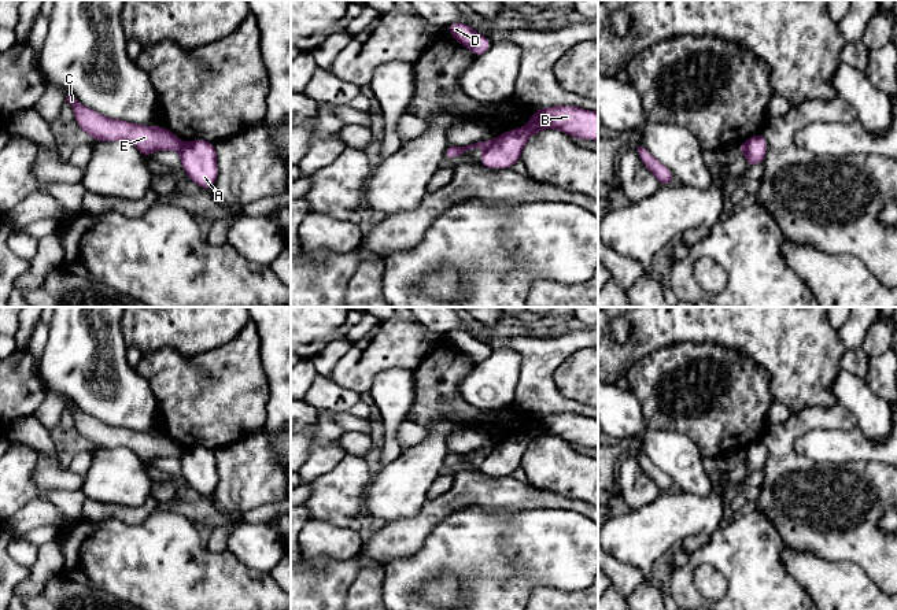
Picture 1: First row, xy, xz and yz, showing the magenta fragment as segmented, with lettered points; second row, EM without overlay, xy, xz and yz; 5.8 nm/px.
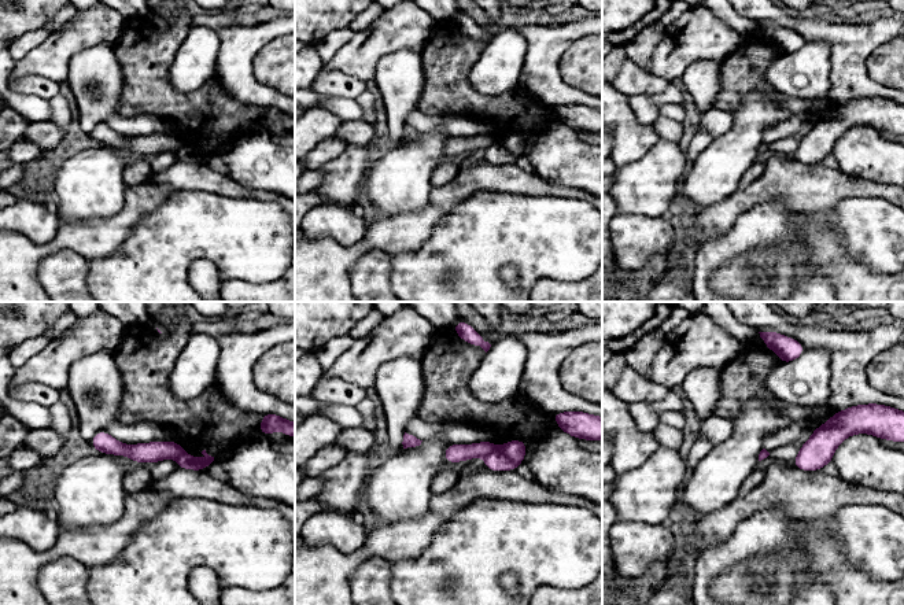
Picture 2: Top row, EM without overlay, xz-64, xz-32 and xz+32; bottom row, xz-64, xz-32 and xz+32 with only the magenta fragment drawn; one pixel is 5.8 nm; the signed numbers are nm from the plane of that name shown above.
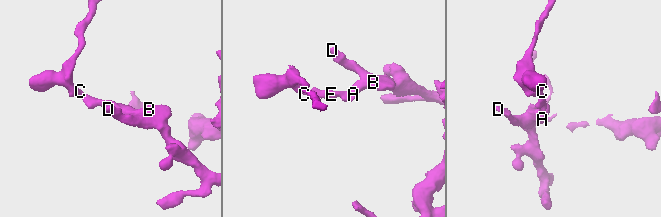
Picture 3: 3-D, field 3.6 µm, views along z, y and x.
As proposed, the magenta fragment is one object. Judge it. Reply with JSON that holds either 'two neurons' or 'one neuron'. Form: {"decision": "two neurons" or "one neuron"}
{"decision": "two neurons"}

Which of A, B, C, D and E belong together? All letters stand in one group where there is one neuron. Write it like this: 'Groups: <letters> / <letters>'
Groups: A B D / C E

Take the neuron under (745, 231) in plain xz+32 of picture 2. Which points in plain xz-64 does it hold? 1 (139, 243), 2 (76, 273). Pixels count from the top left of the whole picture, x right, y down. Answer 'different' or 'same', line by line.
1: same
2: different

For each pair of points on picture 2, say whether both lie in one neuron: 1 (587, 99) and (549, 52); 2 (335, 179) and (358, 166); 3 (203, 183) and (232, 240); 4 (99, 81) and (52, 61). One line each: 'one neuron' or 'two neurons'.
1: one neuron
2: one neuron
3: two neurons
4: two neurons

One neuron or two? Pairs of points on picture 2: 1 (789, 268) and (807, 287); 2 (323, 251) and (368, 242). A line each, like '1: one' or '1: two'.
1: two
2: one

